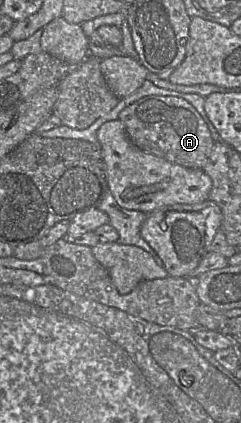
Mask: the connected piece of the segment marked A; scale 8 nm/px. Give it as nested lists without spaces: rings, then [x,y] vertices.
[[[146,96],[124,108],[118,120],[123,123],[130,142],[137,148],[185,168],[203,169],[215,144],[203,118],[190,103],[182,98]]]

